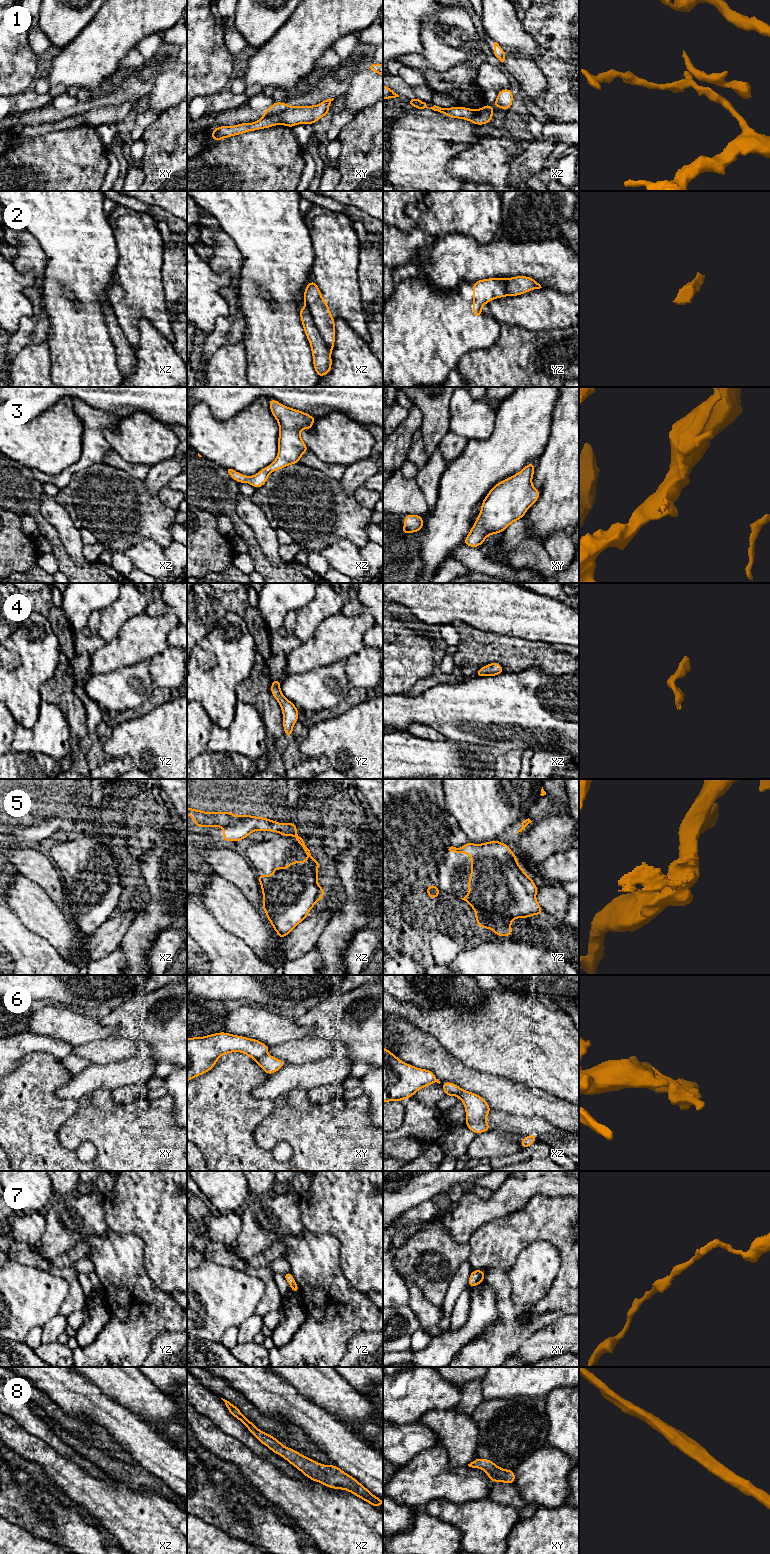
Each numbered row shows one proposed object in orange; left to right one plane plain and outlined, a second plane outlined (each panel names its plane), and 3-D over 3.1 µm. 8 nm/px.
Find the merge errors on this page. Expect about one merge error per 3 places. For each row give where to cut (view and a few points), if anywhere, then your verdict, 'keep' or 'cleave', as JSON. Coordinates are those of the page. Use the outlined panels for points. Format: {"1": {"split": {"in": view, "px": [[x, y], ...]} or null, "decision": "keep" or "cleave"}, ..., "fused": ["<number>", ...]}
{"1": {"split": null, "decision": "keep"}, "2": {"split": {"in": "xz", "px": [[305, 306], [319, 334], [331, 351]]}, "decision": "cleave"}, "3": {"split": null, "decision": "keep"}, "4": {"split": null, "decision": "keep"}, "5": {"split": {"in": "xz", "px": [[296, 834], [293, 835]]}, "decision": "cleave"}, "6": {"split": {"in": "xy", "px": [[266, 1053], [256, 1061]]}, "decision": "cleave"}, "7": {"split": null, "decision": "keep"}, "8": {"split": null, "decision": "keep"}, "fused": ["2", "5", "6"]}

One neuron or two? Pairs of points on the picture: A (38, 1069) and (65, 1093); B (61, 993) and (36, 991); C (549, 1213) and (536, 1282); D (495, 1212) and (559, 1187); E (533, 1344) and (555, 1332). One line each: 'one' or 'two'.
A: two
B: one
C: two
D: one
E: one

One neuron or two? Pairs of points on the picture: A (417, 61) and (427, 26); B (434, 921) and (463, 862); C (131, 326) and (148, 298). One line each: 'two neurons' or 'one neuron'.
A: one neuron
B: two neurons
C: one neuron

